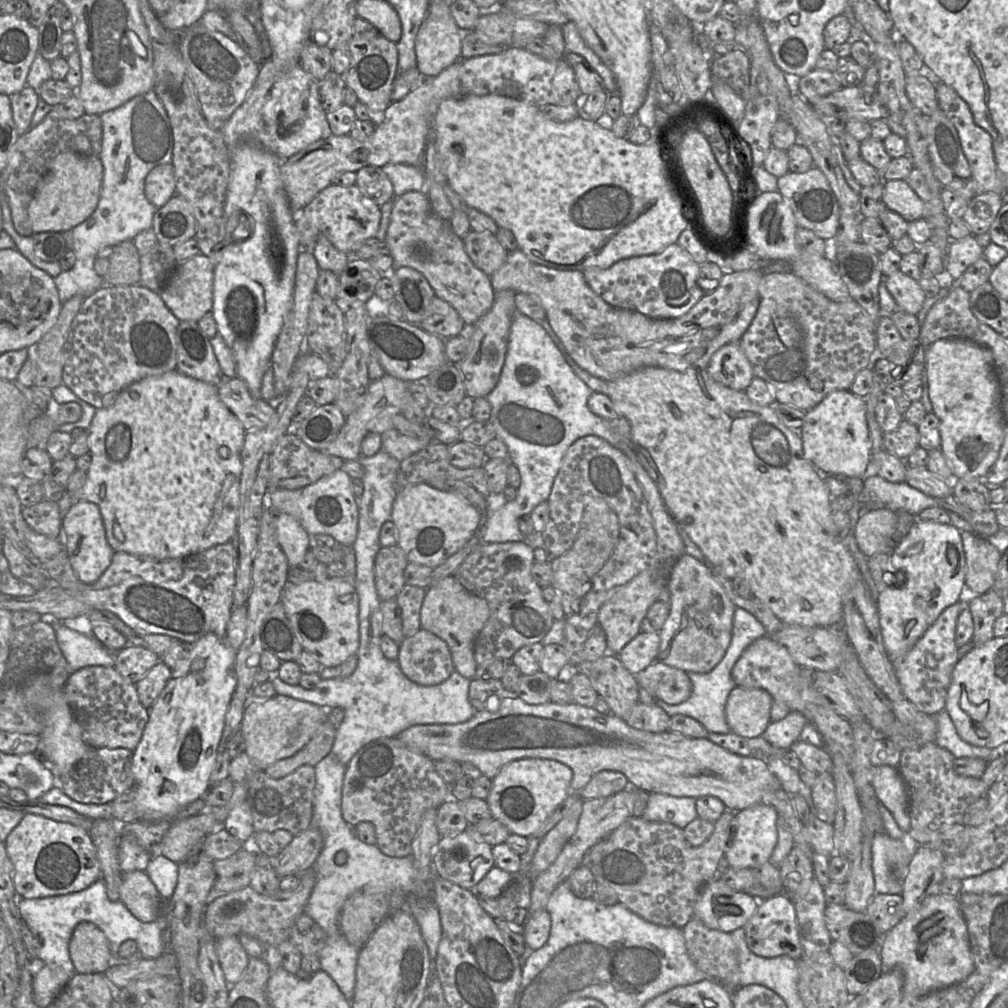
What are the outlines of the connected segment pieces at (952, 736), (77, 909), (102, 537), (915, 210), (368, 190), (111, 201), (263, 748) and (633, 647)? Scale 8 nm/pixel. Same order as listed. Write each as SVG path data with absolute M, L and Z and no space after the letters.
M946 709L940 711L934 717L937 723L936 743L952 753L955 758L980 758L989 762L1001 751L974 746L964 741L958 735L955 725Z
M102 877L76 893L34 899L18 898L17 906L23 923L27 925L38 942L37 954L40 965L55 964L61 967L70 978L76 972L69 955L69 942L74 928L82 921L95 924L105 934L110 945L110 967L115 966L114 959L124 959L120 958L118 950L126 940L134 940L137 950L145 959L158 958L164 952L162 930L167 924L162 909L155 921L141 922L120 900L115 902L109 900Z
M74 501L62 518L62 536L61 541L78 579L83 584L95 583L110 566L115 553L108 543L99 506L90 501Z
M905 180L884 181L883 187L883 201L888 209L898 213L907 222L924 218L924 202Z
M366 166L358 170L356 185L379 206L395 197L393 184L382 167Z
M154 89L99 116L102 123L99 158L103 165L100 198L92 215L72 230L72 250L76 257L74 266L54 278L62 304L75 295L90 296L106 286L103 277L94 269L101 249L133 240L141 231L152 229L157 208L145 196L145 178L158 165L172 164L172 128Z
M276 694L266 702L252 702L245 707L240 724L245 752L256 768L265 770L274 762L299 751L327 720L328 714L323 711L322 706L289 696Z
M657 632L638 633L617 655L624 667L637 675L657 660L660 635Z

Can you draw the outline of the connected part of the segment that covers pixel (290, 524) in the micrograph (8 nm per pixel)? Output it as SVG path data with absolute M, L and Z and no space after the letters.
M279 513L276 520L277 541L287 557L289 568L297 567L310 545L310 535L299 521L287 513Z

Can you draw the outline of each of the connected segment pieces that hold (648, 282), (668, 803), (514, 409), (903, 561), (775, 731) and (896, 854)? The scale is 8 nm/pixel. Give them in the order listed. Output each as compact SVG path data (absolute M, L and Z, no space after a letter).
M678 243L658 254L617 261L609 268L583 271L588 286L609 305L634 310L653 319L675 319L686 314L705 294L698 284L700 265Z
M649 793L647 806L641 818L650 822L670 823L684 829L698 817L695 802L693 797Z
M517 311L517 312L516 312L516 314L515 314L515 315L514 315L514 317L513 317L513 320L512 320L512 324L511 324L511 327L510 327L510 332L509 332L509 338L508 338L508 347L507 347L507 353L506 353L506 358L505 358L505 362L504 362L504 365L503 365L503 368L502 368L502 371L501 371L501 375L500 375L500 379L499 379L499 381L498 381L498 383L497 383L497 385L496 385L496 387L495 387L495 388L494 388L494 389L493 389L493 390L492 390L492 391L491 391L491 392L490 392L490 393L489 393L489 394L488 394L488 395L487 395L487 396L486 396L486 398L487 398L487 400L488 400L488 402L489 402L489 404L490 404L490 406L491 406L491 415L490 415L490 419L489 419L489 421L490 421L490 422L491 422L491 423L492 423L492 424L493 424L493 425L494 425L494 428L495 428L495 431L496 431L496 435L497 435L497 437L496 437L496 438L498 438L498 439L500 439L500 440L502 440L502 441L503 441L503 442L504 442L504 443L505 443L505 444L506 444L506 446L507 446L507 448L508 448L508 460L509 460L509 461L510 461L510 463L512 463L512 464L513 464L513 465L515 465L515 466L516 466L516 467L517 467L517 469L518 469L518 471L519 471L519 473L520 473L520 477L521 477L521 483L520 483L520 486L519 486L519 487L518 487L518 488L517 488L517 494L516 494L516 497L515 497L515 499L513 499L513 500L511 500L511 501L507 501L507 502L506 502L506 503L505 503L505 504L504 504L504 505L503 505L503 506L502 506L502 507L500 507L500 508L499 508L499 509L497 509L497 510L496 510L496 511L494 511L494 512L493 512L493 513L488 513L488 514L487 514L487 513L486 513L486 512L481 512L481 519L480 519L480 522L479 522L479 528L480 528L480 529L481 529L481 531L482 531L482 542L488 542L488 543L492 543L492 542L508 542L508 541L525 541L525 536L524 536L524 535L523 535L523 533L522 533L522 532L521 532L521 531L520 531L520 529L519 529L519 525L518 525L518 520L519 520L519 518L520 518L520 517L521 517L521 516L523 516L523 515L528 515L528 514L530 514L530 513L531 513L531 512L532 512L532 511L533 511L533 509L534 509L534 508L535 508L535 507L536 507L536 506L537 506L537 505L539 505L539 504L540 504L540 503L542 503L542 502L544 502L544 501L547 501L547 500L548 500L548 498L549 498L549 496L550 496L550 493L551 493L551 491L552 491L552 486L553 486L553 483L554 483L554 480L555 480L555 477L556 477L556 475L557 475L557 474L558 474L558 472L559 472L559 470L560 470L560 468L561 468L561 465L562 465L562 463L563 463L563 459L564 459L564 457L565 457L565 454L566 454L566 452L567 452L567 450L568 450L568 448L569 448L569 447L570 447L570 446L571 446L571 445L572 445L572 444L573 444L573 443L574 443L574 442L575 442L575 441L576 441L576 440L577 440L577 439L579 439L579 438L581 438L581 437L584 437L584 436L587 436L587 435L595 435L595 436L598 436L598 437L601 437L601 438L603 438L603 439L604 439L604 440L606 440L606 441L607 441L607 442L609 442L609 443L610 443L610 444L611 444L611 445L613 445L613 446L614 446L614 447L616 447L616 448L618 448L618 449L619 449L619 450L622 450L622 449L623 449L623 444L625 444L625 445L627 445L627 446L628 446L628 447L630 447L630 450L631 450L631 452L632 452L632 454L633 454L633 455L634 455L634 456L635 456L635 457L636 457L636 459L637 459L637 460L638 460L638 458L637 458L637 455L636 455L636 454L635 454L635 452L634 452L634 451L633 451L633 449L632 449L632 448L631 448L631 446L630 446L630 433L631 433L631 427L630 427L630 423L629 423L629 422L628 422L628 420L627 420L627 419L625 419L625 418L623 418L623 417L621 417L621 416L620 416L620 417L619 417L619 418L617 418L617 419L614 419L614 420L610 420L610 421L608 421L608 420L605 420L605 419L603 419L603 418L601 418L601 417L599 417L599 416L597 416L597 415L595 415L595 414L593 414L593 413L592 413L592 412L591 412L591 411L590 411L590 410L589 410L589 408L588 408L588 399L589 399L589 397L590 397L590 395L591 395L591 393L592 393L592 391L591 391L591 389L590 389L590 388L589 388L589 387L588 387L588 386L587 386L587 385L586 385L586 384L585 384L585 383L584 383L584 382L583 382L583 381L582 381L582 380L581 380L581 379L580 379L580 378L579 378L579 377L578 377L578 376L577 376L577 375L576 375L576 374L575 374L575 372L574 372L574 371L573 371L573 369L572 369L572 368L571 368L571 366L570 366L570 365L569 365L569 364L568 364L568 362L567 362L567 361L566 361L566 359L565 359L565 357L564 357L564 356L563 356L563 354L562 354L562 353L561 353L561 351L560 351L560 350L559 350L559 349L558 349L558 347L557 347L557 346L556 346L556 345L555 345L555 343L554 343L554 342L553 342L553 340L552 340L552 339L551 339L551 337L550 337L550 336L549 336L549 334L548 334L548 333L547 333L547 332L546 332L546 330L545 330L545 329L544 329L544 327L543 327L543 326L542 326L542 324L541 324L541 323L540 323L540 322L537 322L537 321L535 321L535 320L533 320L533 319L531 319L531 318L529 318L529 317L527 317L527 316L526 316L526 315L524 315L524 314L522 314L522 313L520 313L520 312L519 312L519 311Z
M917 518L913 526L911 527L909 533L896 545L895 549L890 555L889 570L884 574L887 577L890 571L902 571L906 574L906 583L899 587L888 587L880 591L878 595L878 611L879 611L879 622L883 637L883 643L886 652L891 660L895 660L905 655L915 643L922 637L922 635L927 631L927 629L937 620L940 614L949 606L955 604L960 600L964 600L966 592L966 556L963 547L962 536L960 530L955 527L952 523L942 524L934 521L923 520Z
M792 710L782 720L771 721L761 736L775 748L789 750L800 739L807 722L802 713Z
M883 830L874 835L872 871L876 893L902 894L903 880L916 847L909 842L907 833L903 839L892 838Z

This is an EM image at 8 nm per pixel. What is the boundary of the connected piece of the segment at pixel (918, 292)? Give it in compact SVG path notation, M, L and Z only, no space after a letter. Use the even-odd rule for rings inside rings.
M900 271L884 276L884 282L893 296L898 310L917 315L926 296L918 281Z

